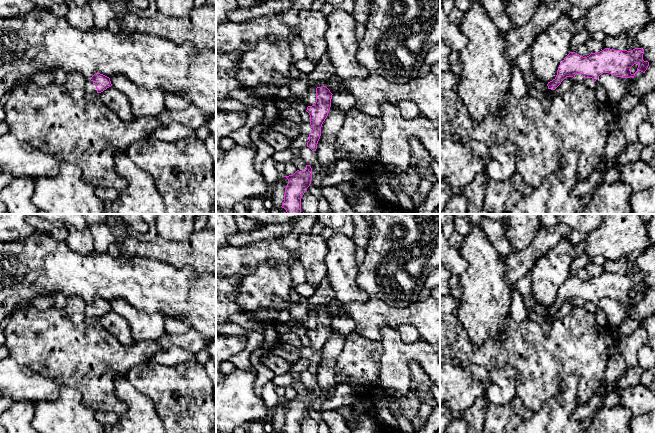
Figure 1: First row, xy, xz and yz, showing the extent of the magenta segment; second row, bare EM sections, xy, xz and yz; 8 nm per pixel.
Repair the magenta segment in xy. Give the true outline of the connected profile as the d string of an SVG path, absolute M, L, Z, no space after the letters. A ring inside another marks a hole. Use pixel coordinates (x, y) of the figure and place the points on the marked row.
M95 73L90 80L86 81L85 93L101 93L111 86L112 84L109 77Z

